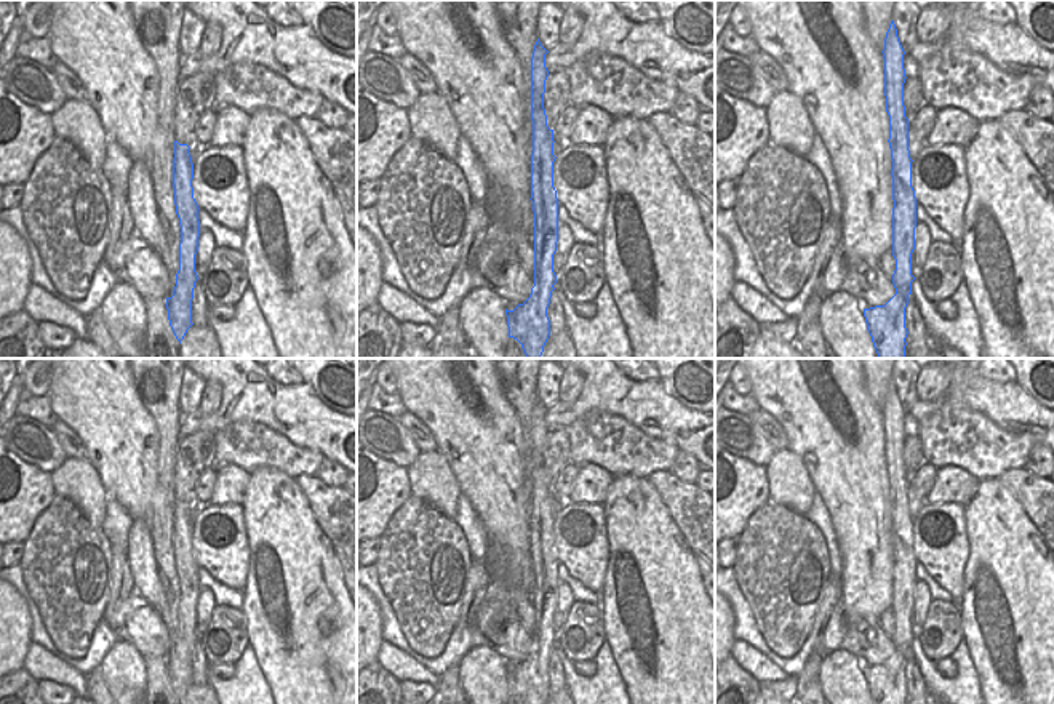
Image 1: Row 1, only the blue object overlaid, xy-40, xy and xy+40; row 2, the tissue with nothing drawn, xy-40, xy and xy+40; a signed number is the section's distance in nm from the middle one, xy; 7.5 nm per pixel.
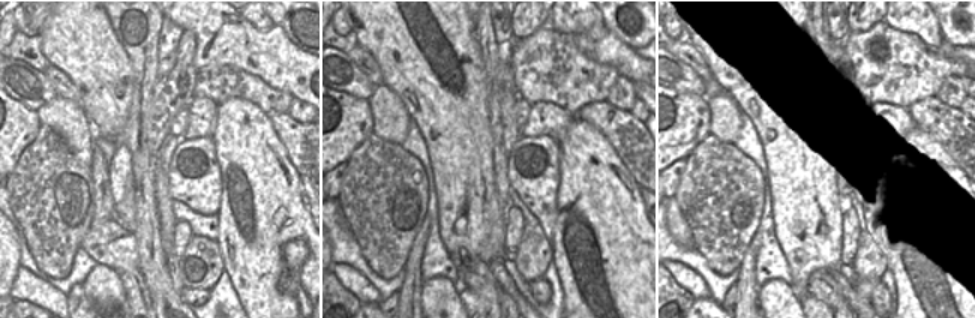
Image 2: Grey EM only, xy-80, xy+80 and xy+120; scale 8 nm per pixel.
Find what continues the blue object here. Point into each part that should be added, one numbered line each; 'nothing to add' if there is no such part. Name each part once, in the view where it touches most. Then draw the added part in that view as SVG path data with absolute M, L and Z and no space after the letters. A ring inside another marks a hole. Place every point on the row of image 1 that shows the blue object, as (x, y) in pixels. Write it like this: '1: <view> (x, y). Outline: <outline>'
nothing to add

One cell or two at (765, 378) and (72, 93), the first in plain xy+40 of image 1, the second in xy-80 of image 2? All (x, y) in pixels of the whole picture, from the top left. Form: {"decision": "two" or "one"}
{"decision": "two"}

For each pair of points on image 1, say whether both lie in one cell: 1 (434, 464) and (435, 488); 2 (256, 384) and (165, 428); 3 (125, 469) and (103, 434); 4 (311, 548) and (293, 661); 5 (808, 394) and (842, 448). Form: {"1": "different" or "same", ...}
{"1": "same", "2": "different", "3": "same", "4": "same", "5": "same"}

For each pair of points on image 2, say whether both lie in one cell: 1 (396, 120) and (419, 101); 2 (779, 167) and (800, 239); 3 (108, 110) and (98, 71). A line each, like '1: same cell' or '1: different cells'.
1: different cells
2: same cell
3: same cell

